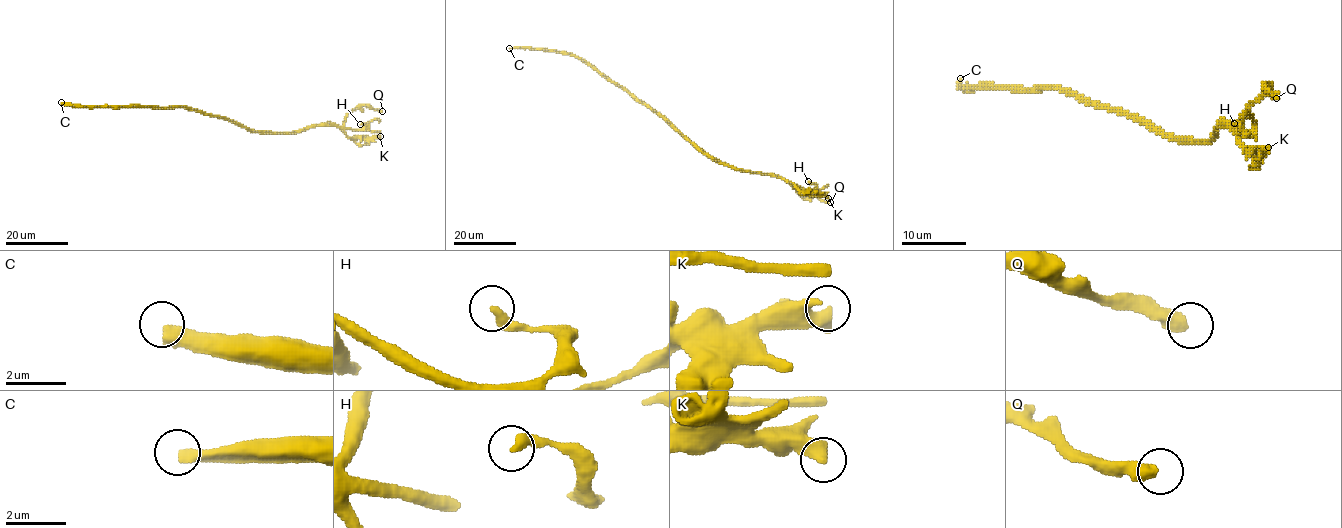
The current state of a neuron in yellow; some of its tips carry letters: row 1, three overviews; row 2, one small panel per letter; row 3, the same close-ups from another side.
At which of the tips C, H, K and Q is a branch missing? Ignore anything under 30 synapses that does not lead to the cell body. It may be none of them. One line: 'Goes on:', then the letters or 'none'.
Goes on: C

